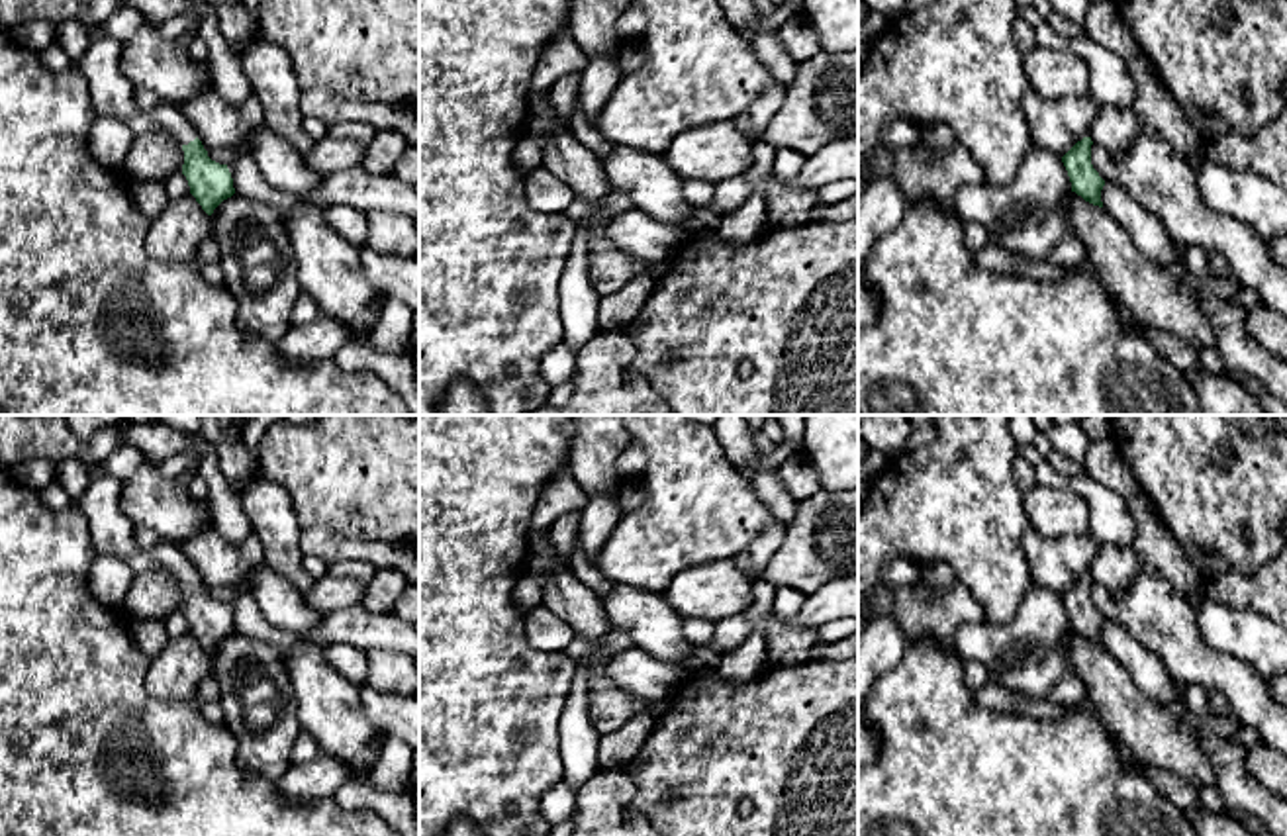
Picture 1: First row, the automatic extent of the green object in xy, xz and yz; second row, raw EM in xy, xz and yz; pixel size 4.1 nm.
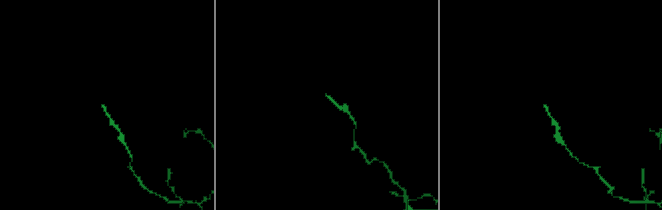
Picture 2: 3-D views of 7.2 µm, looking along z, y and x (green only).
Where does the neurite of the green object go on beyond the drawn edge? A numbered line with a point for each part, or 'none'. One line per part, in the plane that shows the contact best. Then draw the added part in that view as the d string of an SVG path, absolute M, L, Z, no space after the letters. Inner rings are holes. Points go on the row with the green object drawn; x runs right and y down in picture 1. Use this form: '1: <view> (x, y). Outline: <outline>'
1: xy (110, 91). Outline: M102 35L90 39L86 53L72 63L86 80L94 114L125 121L135 135L167 131L180 145L194 141L194 127L172 104L161 102L149 112L135 106L135 86L123 74L121 57L123 41Z

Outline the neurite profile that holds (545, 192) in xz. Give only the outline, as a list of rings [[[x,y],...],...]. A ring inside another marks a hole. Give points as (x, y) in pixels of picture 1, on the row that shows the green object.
[[[539,166],[525,176],[525,198],[527,204],[541,213],[564,213],[576,200],[572,188],[545,166]]]

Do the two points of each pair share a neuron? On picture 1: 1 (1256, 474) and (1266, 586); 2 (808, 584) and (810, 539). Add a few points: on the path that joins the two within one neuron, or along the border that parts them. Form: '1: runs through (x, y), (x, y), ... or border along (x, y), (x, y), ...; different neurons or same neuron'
1: border along (1266, 560), (1252, 572), (1225, 570), (1219, 576); different neurons
2: runs through (808, 572), (810, 551); same neuron

